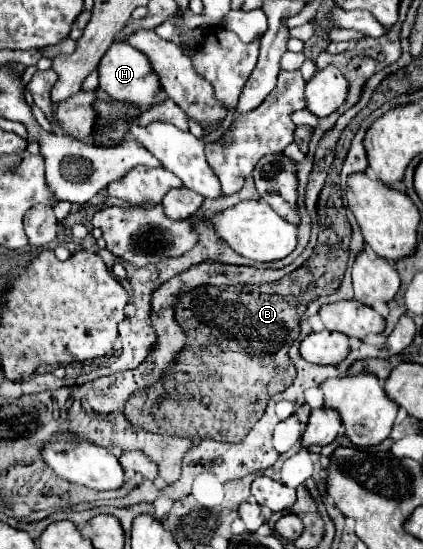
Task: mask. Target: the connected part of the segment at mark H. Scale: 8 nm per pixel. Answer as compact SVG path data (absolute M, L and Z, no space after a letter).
M112 43L112 47L106 51L98 65L100 73L100 89L106 91L114 101L128 103L132 107L138 107L140 111L146 111L158 103L158 95L162 91L162 85L158 83L158 75L154 75L154 67L146 55L138 53L138 49L130 47L128 43Z

